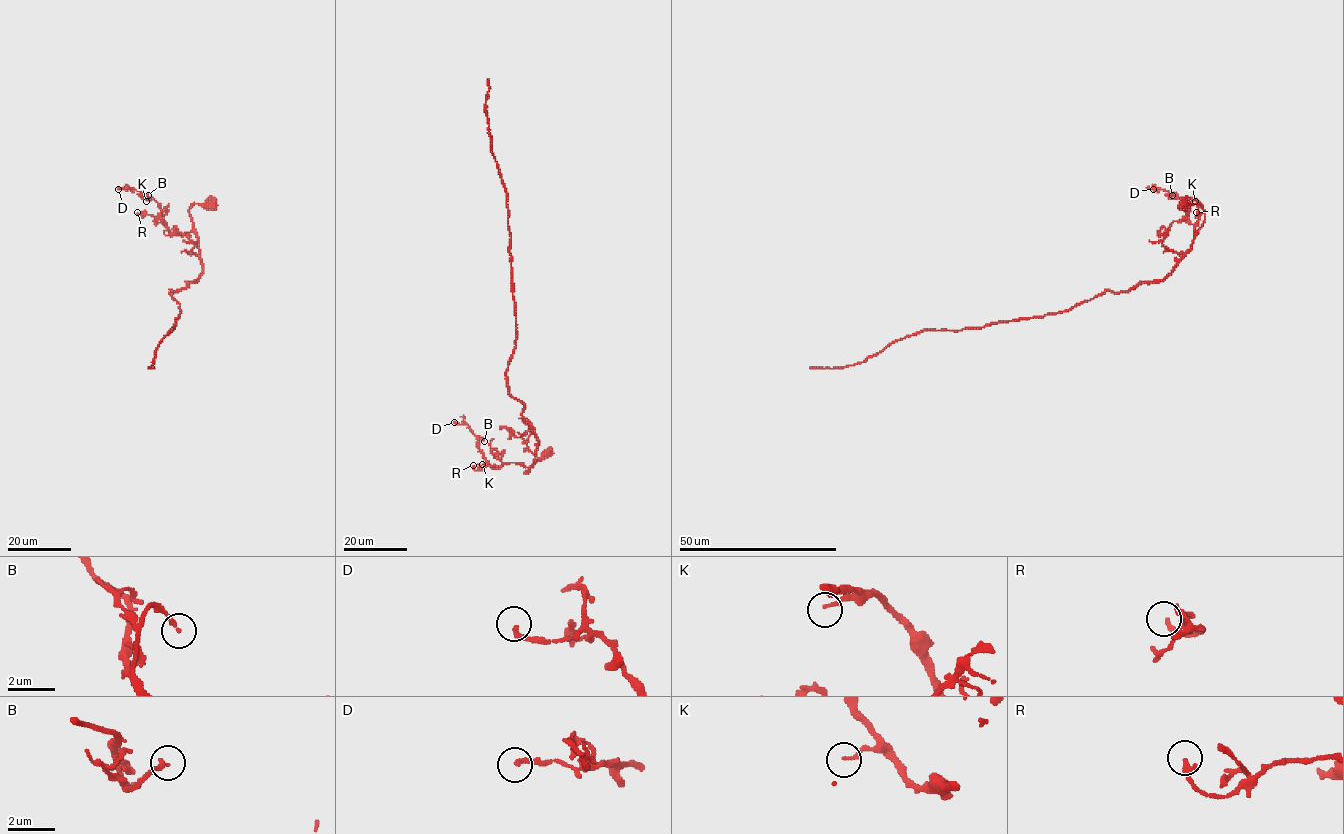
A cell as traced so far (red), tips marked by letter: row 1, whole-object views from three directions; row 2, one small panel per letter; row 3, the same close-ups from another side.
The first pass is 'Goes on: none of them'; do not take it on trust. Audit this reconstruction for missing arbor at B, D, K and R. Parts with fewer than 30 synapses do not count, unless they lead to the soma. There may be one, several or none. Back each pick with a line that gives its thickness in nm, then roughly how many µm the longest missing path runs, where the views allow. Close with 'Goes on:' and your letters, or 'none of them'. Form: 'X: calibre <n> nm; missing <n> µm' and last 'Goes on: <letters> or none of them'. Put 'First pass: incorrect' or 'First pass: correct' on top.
First pass: correct
Goes on: none of them

